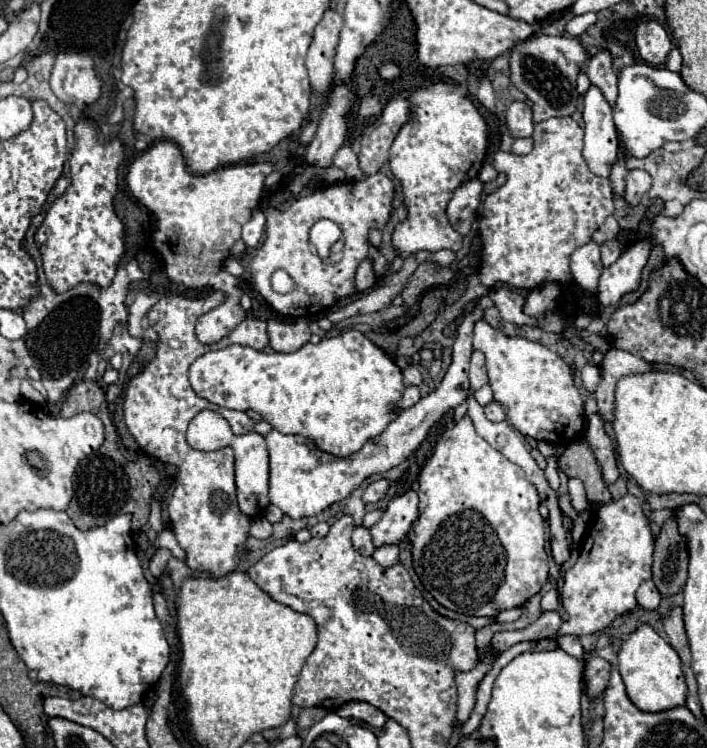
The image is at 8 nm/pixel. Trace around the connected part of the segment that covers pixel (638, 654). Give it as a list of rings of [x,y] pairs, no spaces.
[[[647,624],[639,626],[621,646],[617,668],[623,676],[629,700],[643,712],[663,712],[685,704],[687,684],[677,652]]]

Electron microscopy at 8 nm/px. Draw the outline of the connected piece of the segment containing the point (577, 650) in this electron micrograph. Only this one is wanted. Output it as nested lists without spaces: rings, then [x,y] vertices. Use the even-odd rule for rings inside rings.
[[[560,636],[557,639],[557,642],[561,649],[565,650],[569,655],[577,658],[581,663],[583,663],[583,667],[585,667],[585,658],[583,656],[584,650],[577,636]]]

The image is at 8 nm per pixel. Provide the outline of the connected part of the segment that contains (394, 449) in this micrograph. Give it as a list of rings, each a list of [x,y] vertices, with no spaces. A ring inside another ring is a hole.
[[[475,308],[465,320],[461,322],[455,342],[453,342],[453,360],[437,386],[431,394],[423,396],[415,406],[403,410],[395,422],[387,426],[387,430],[377,438],[367,442],[359,452],[347,456],[347,458],[331,458],[315,448],[309,440],[301,436],[287,436],[277,430],[271,430],[267,438],[269,448],[269,498],[271,504],[283,510],[285,516],[297,520],[297,518],[309,518],[317,516],[325,508],[333,506],[335,502],[345,500],[359,484],[373,476],[383,474],[395,466],[399,466],[403,460],[407,460],[427,438],[427,432],[439,418],[449,410],[457,408],[467,396],[469,396],[469,358],[473,352],[473,324],[483,318],[483,310]]]

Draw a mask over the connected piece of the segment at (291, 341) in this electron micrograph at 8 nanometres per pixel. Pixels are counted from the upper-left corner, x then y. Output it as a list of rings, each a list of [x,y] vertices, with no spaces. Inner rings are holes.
[[[299,318],[291,324],[281,320],[269,320],[267,334],[269,334],[269,346],[275,352],[295,352],[311,338],[309,320]]]

